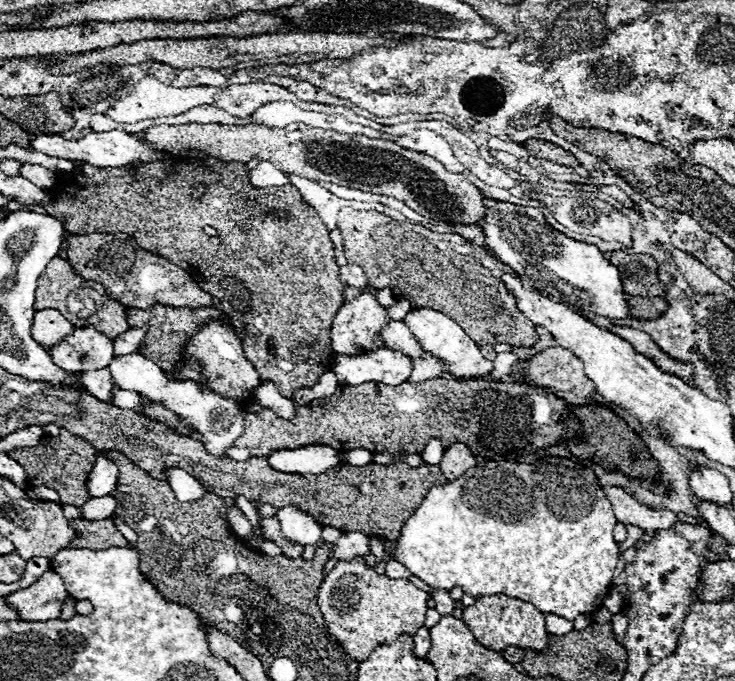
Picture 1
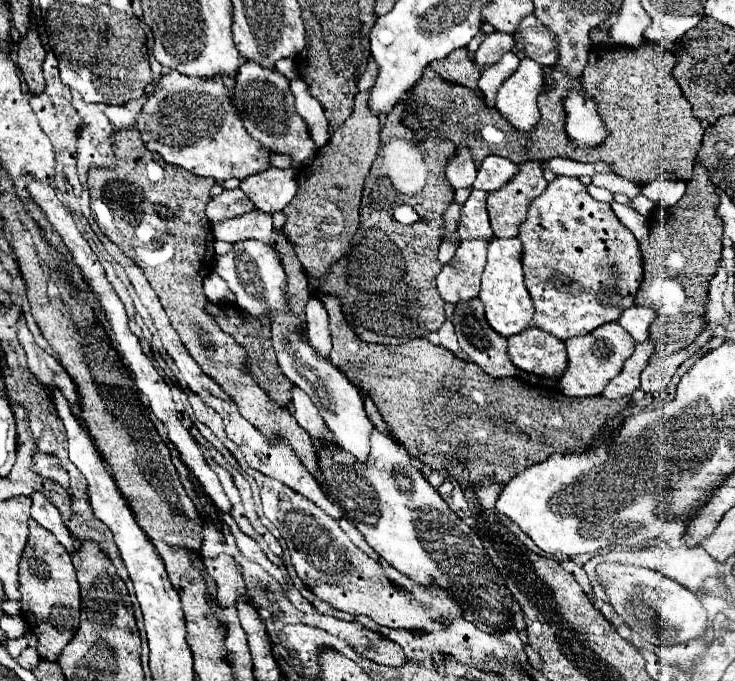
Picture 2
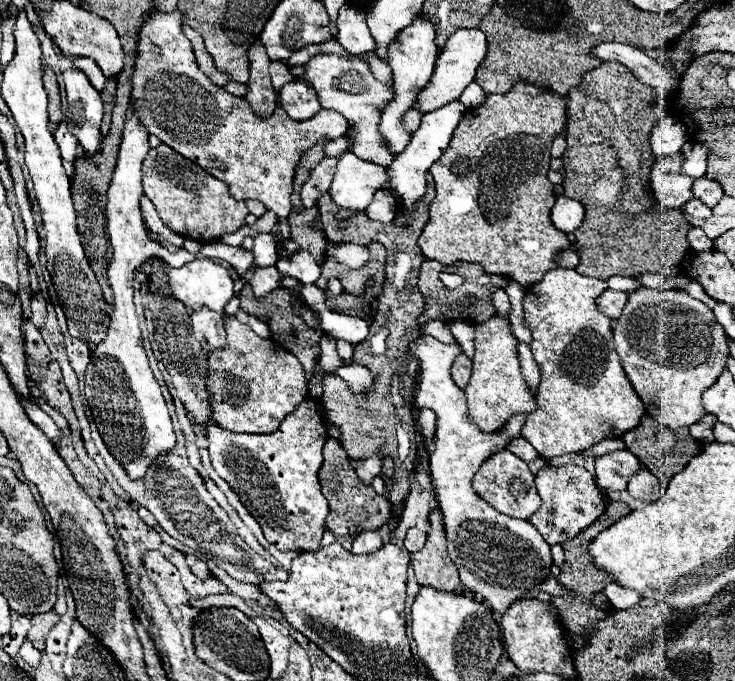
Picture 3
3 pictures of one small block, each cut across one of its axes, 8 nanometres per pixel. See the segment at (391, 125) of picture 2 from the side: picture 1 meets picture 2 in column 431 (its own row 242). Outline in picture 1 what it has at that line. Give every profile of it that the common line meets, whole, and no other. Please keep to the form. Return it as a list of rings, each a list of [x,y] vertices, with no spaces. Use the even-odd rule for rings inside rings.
[[[200,156],[176,158],[174,172],[168,172],[162,160],[140,164],[136,176],[124,166],[94,168],[86,162],[76,162],[70,174],[58,174],[50,194],[54,202],[46,206],[46,212],[68,220],[70,234],[126,232],[136,238],[144,250],[184,268],[204,292],[220,300],[224,314],[234,322],[236,334],[244,340],[242,348],[258,370],[260,380],[272,380],[282,396],[288,398],[300,388],[314,386],[324,372],[332,370],[336,354],[330,346],[330,334],[346,284],[340,282],[338,276],[328,228],[296,186],[256,188],[250,182],[246,164]],[[206,228],[218,230],[218,236],[208,236]],[[280,362],[284,362],[286,368],[280,368]]]

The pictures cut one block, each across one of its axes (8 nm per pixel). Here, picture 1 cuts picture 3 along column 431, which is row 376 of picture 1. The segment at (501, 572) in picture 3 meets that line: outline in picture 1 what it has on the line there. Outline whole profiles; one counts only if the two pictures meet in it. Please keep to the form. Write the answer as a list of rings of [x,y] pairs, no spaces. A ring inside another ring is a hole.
[[[416,308],[406,314],[404,324],[408,324],[408,328],[416,336],[416,340],[420,340],[422,348],[428,348],[428,352],[432,352],[434,356],[440,356],[442,360],[448,362],[446,370],[452,372],[454,378],[474,378],[474,376],[488,374],[492,370],[492,362],[480,354],[480,348],[470,340],[470,336],[442,312],[436,312],[430,308]],[[380,348],[378,352],[368,352],[364,356],[334,356],[334,368],[340,384],[356,386],[362,382],[382,382],[386,386],[398,386],[408,380],[412,372],[412,362],[402,352]]]

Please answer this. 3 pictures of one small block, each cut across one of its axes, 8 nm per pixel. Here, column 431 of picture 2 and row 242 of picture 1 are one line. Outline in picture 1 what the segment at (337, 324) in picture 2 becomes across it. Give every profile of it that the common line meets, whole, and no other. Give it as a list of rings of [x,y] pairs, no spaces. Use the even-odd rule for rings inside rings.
[[[340,210],[338,230],[344,240],[346,264],[360,266],[374,288],[392,288],[394,298],[408,300],[412,308],[444,312],[480,346],[510,344],[530,348],[538,342],[536,326],[518,312],[512,292],[500,280],[508,266],[484,248],[472,246],[452,232],[438,234],[418,224],[396,222],[376,210]]]

